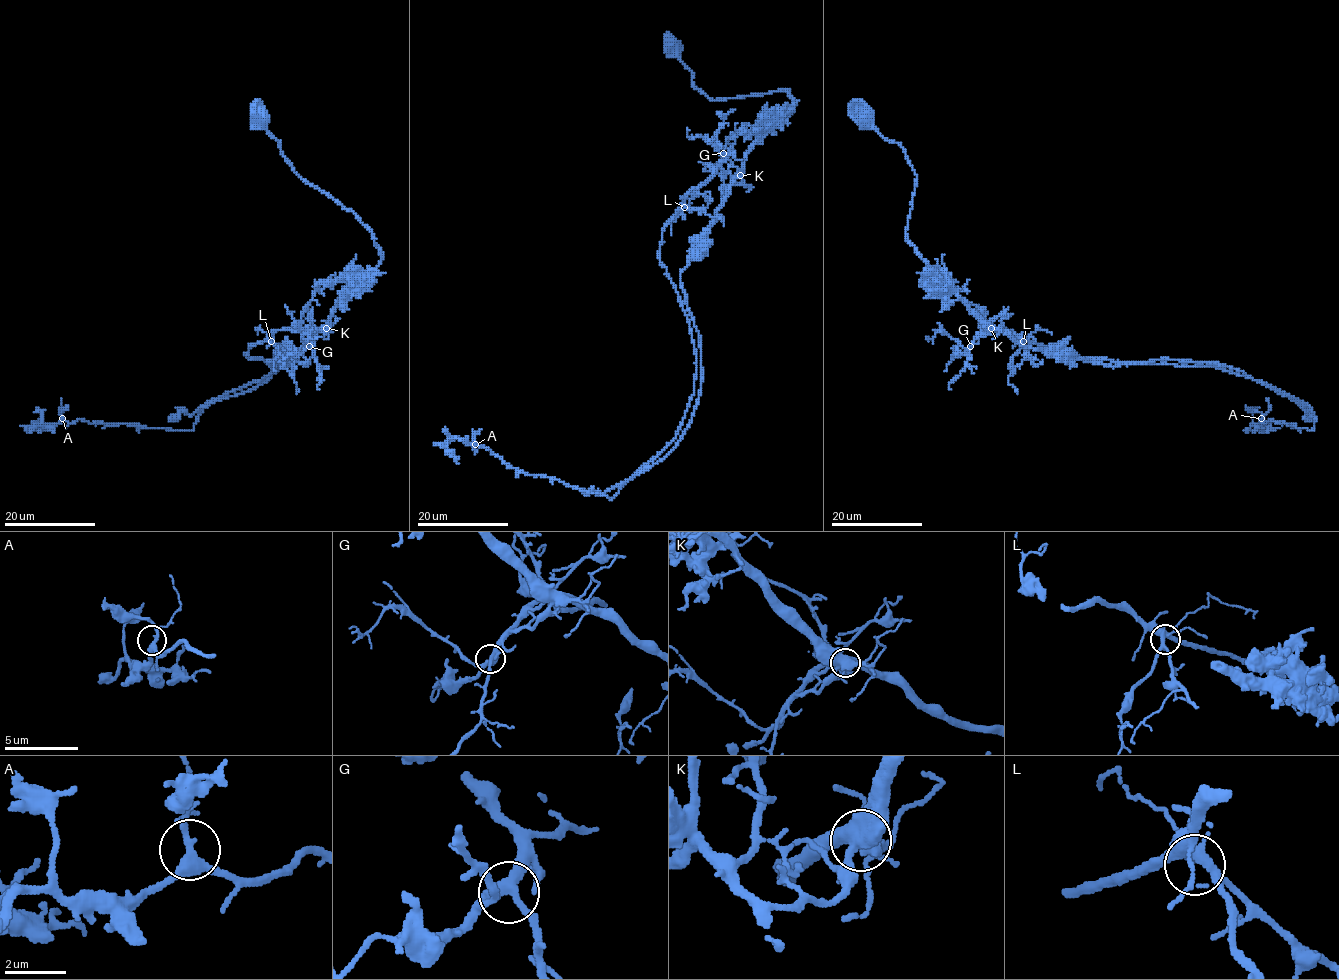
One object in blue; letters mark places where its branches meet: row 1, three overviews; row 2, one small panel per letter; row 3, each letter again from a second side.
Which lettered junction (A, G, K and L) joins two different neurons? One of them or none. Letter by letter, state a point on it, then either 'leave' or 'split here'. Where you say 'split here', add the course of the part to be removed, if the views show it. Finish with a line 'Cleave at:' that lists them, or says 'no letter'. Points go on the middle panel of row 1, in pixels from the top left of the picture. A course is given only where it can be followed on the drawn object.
A: at (475, 444); leave
G: at (723, 153); leave
K: at (740, 175); split here; foreign part runs (740, 175), (724, 160), (662, 231), (696, 354), (676, 435), (611, 499), (450, 438), (458, 463)
L: at (684, 207); leave
Cleave at: K

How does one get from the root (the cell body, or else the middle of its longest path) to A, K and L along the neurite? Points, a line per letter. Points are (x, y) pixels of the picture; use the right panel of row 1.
A: (868, 120), (916, 175), (907, 240), (986, 322), (1089, 362), (1221, 363), (1316, 420), (1261, 418)
K: (868, 120), (885, 138), (894, 141), (902, 149), (916, 175), (907, 240), (992, 328)
L: (868, 120), (902, 149), (916, 175), (906, 231), (915, 252), (980, 310), (990, 329), (1009, 329), (1023, 341)

